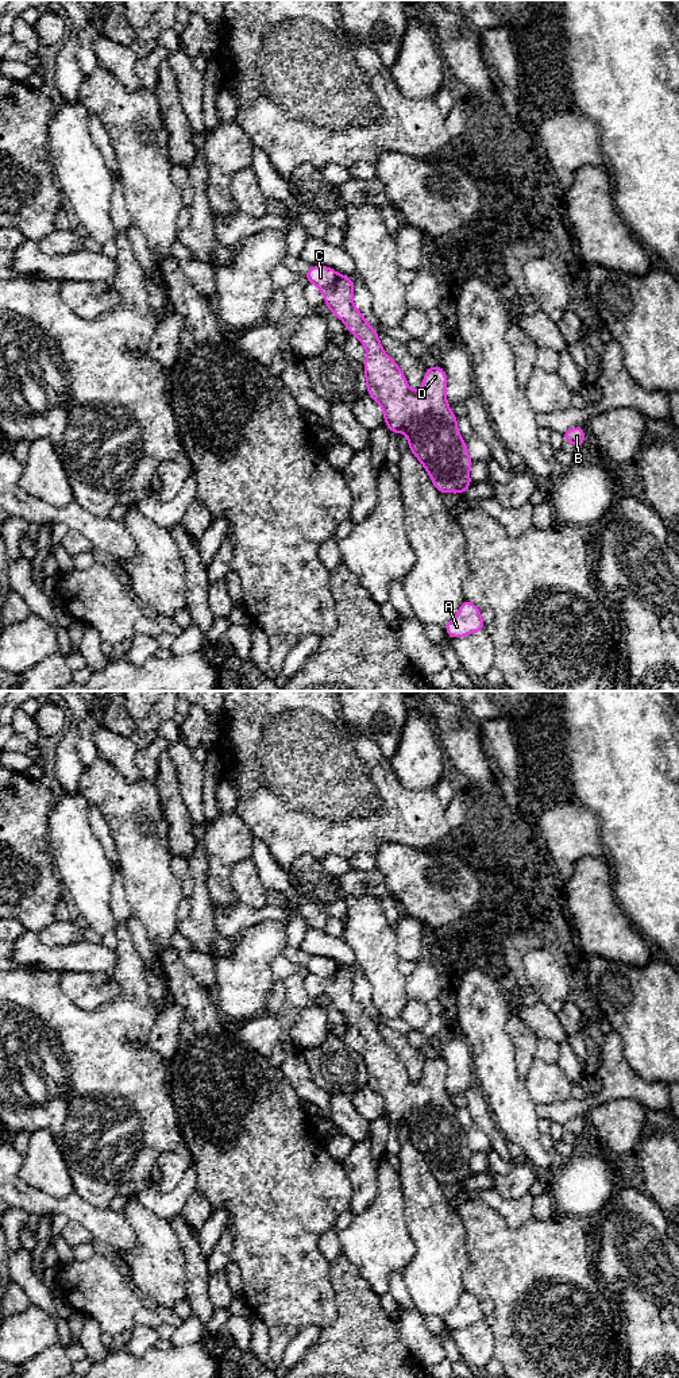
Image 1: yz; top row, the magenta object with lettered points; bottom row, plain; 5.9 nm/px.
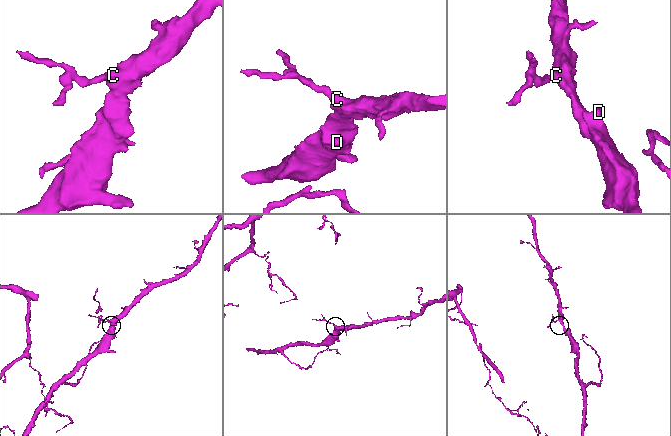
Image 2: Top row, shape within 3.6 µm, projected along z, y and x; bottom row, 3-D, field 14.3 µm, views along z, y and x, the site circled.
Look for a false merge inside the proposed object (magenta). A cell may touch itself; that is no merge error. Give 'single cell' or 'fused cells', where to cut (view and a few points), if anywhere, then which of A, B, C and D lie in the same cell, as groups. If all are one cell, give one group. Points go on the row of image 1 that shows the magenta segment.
single cell; cut none; groups A B C D

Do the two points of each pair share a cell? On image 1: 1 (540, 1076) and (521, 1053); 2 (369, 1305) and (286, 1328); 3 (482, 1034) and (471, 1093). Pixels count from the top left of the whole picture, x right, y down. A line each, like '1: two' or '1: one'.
1: two
2: two
3: two

